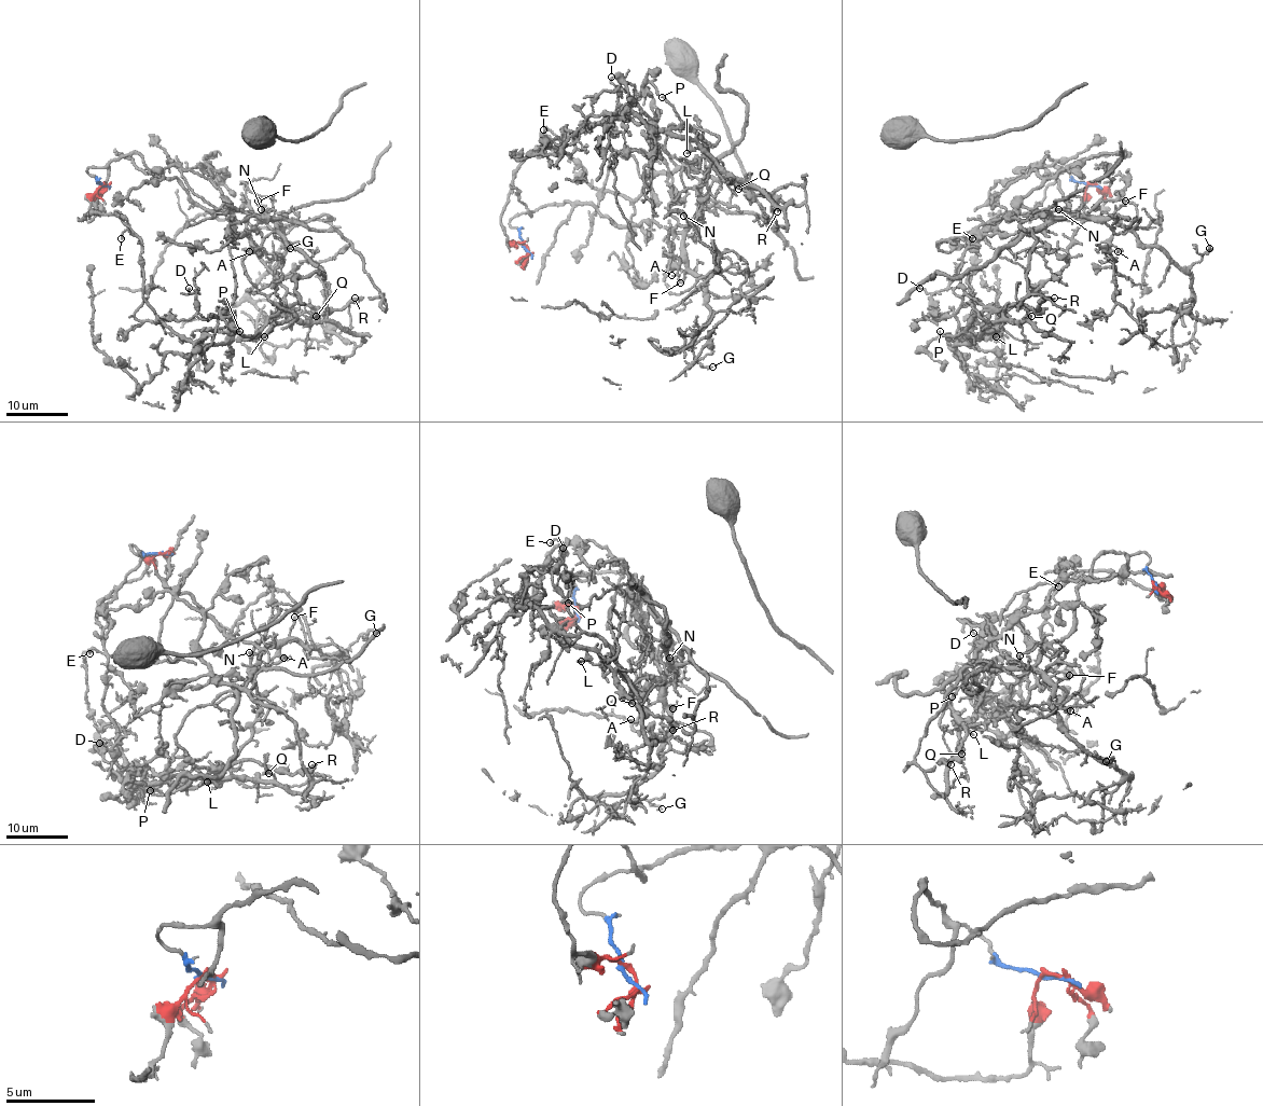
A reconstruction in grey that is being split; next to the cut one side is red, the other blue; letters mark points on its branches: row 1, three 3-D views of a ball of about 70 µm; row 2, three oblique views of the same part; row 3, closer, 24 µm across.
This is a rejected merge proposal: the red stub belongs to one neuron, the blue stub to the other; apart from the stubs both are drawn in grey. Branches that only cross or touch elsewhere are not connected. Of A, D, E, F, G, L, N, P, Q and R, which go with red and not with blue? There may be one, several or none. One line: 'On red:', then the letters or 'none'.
On red: D, E, L, P, Q, R

